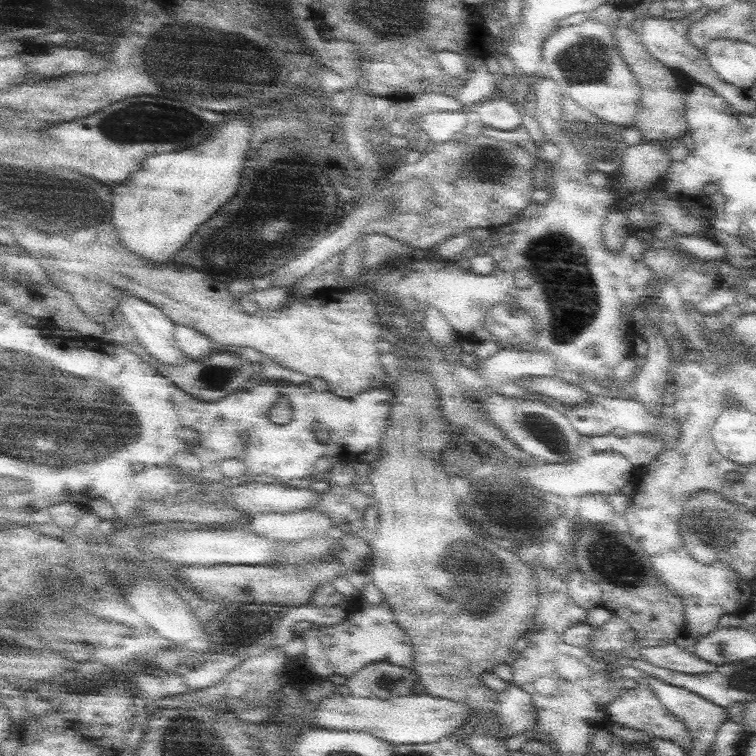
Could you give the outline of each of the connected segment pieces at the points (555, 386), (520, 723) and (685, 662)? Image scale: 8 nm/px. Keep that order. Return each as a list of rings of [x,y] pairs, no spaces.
[[[559,376],[524,378],[519,384],[532,390],[534,394],[543,399],[554,398],[562,405],[578,406],[590,400],[591,394],[575,384],[570,384]]]
[[[509,683],[507,689],[499,694],[498,715],[501,726],[508,738],[534,731],[536,718],[536,706],[530,693],[520,686]]]
[[[676,643],[652,647],[637,646],[635,648],[639,649],[642,659],[658,666],[671,668],[676,672],[702,675],[714,672],[718,668],[718,665],[698,657],[694,653],[694,649],[689,650],[677,646]]]

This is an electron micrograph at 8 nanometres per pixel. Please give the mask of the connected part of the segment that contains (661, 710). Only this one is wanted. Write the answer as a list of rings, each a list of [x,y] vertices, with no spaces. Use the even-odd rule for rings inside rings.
[[[648,676],[640,677],[637,681],[638,686],[636,688],[626,690],[624,694],[620,694],[616,700],[609,704],[607,708],[609,718],[622,728],[646,731],[656,738],[670,740],[678,746],[682,746],[687,752],[690,751],[692,737],[690,737],[687,725],[681,722],[672,711],[668,710],[657,694],[654,694],[654,690],[650,688]]]

